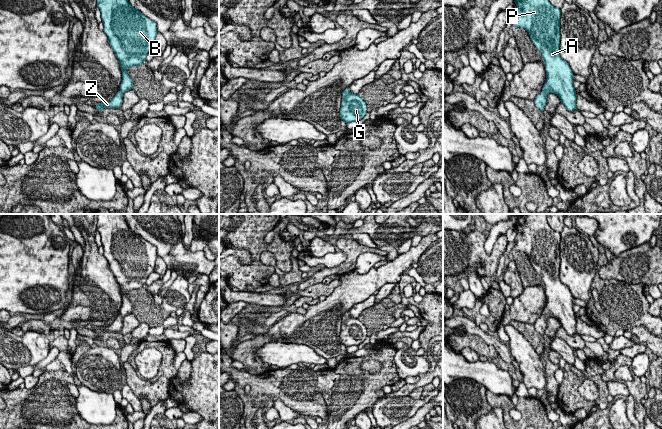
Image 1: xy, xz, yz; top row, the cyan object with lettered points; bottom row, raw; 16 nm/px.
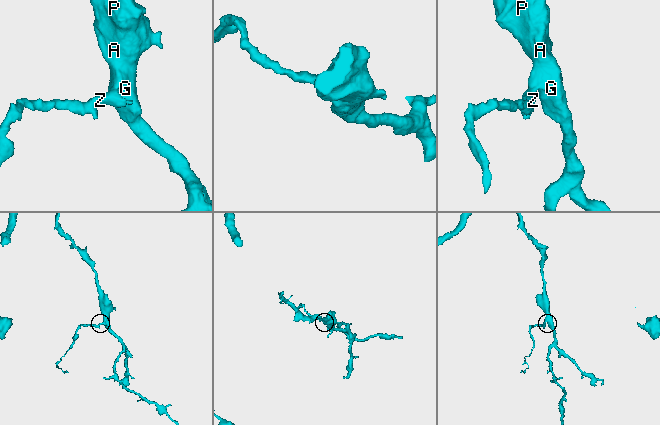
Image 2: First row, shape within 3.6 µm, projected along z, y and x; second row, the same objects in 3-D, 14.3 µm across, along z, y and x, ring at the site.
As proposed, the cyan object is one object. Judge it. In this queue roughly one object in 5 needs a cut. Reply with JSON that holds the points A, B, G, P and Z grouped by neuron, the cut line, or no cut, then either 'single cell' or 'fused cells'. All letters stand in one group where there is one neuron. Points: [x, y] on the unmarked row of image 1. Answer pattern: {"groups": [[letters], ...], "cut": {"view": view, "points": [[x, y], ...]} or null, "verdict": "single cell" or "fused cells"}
{"groups": [["A", "B", "G", "P", "Z"]], "cut": null, "verdict": "single cell"}

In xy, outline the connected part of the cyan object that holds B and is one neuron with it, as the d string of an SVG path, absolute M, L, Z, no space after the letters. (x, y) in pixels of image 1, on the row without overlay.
M98 214L97 231L101 236L103 255L119 284L122 295L120 314L111 324L96 328L99 337L102 337L104 332L119 332L122 329L123 318L133 313L133 304L127 298L127 294L132 290L143 288L143 285L146 284L148 276L155 270L157 251L154 245L131 230L123 214Z

